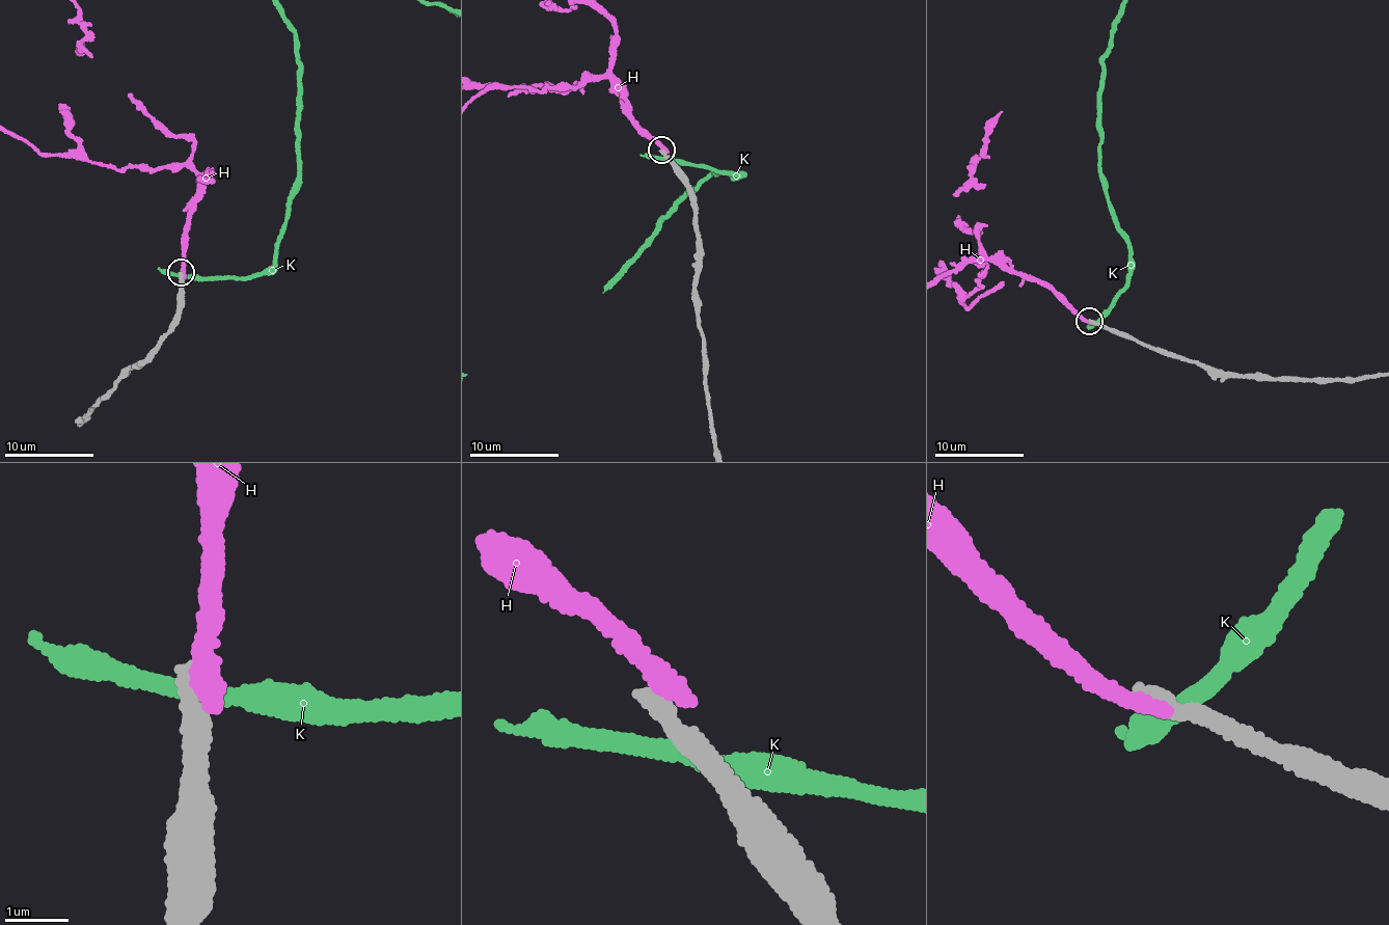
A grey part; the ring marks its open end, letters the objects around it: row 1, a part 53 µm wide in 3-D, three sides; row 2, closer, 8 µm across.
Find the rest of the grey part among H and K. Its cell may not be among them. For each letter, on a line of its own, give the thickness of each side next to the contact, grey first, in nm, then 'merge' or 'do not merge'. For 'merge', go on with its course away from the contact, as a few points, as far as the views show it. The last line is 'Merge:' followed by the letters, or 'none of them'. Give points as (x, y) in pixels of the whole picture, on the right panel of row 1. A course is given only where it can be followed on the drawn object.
H: 320 nm thick on the grey side, 320 nm on the other; do not merge
K: 400 nm thick on the grey side, 280 nm on the other; do not merge
Merge: none of them

